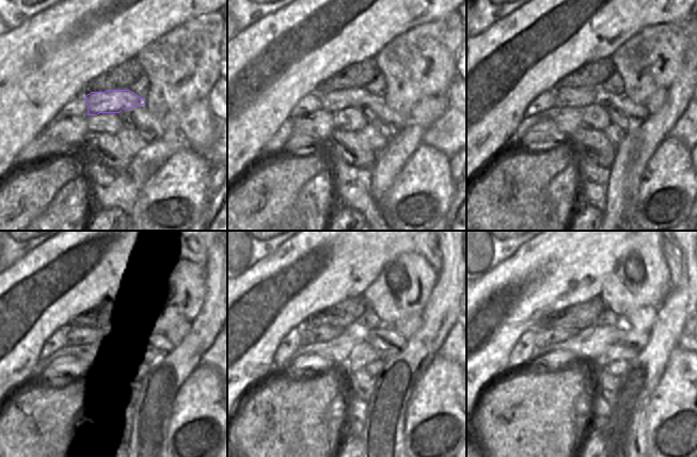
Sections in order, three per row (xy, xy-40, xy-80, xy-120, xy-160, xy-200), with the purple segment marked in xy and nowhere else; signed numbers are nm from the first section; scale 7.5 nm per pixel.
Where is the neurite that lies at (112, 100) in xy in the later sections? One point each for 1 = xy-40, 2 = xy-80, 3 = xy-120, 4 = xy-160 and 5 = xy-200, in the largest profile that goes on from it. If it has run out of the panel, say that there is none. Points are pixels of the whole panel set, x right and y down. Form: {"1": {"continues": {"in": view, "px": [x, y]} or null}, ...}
{"1": {"continues": {"in": "xy-40", "px": [336, 100]}}, "2": {"continues": {"in": "xy-80", "px": [564, 96]}}, "3": {"continues": {"in": "xy-120", "px": [77, 335]}}, "4": {"continues": {"in": "xy-160", "px": [310, 334]}}, "5": {"continues": {"in": "xy-200", "px": [545, 336]}}}

